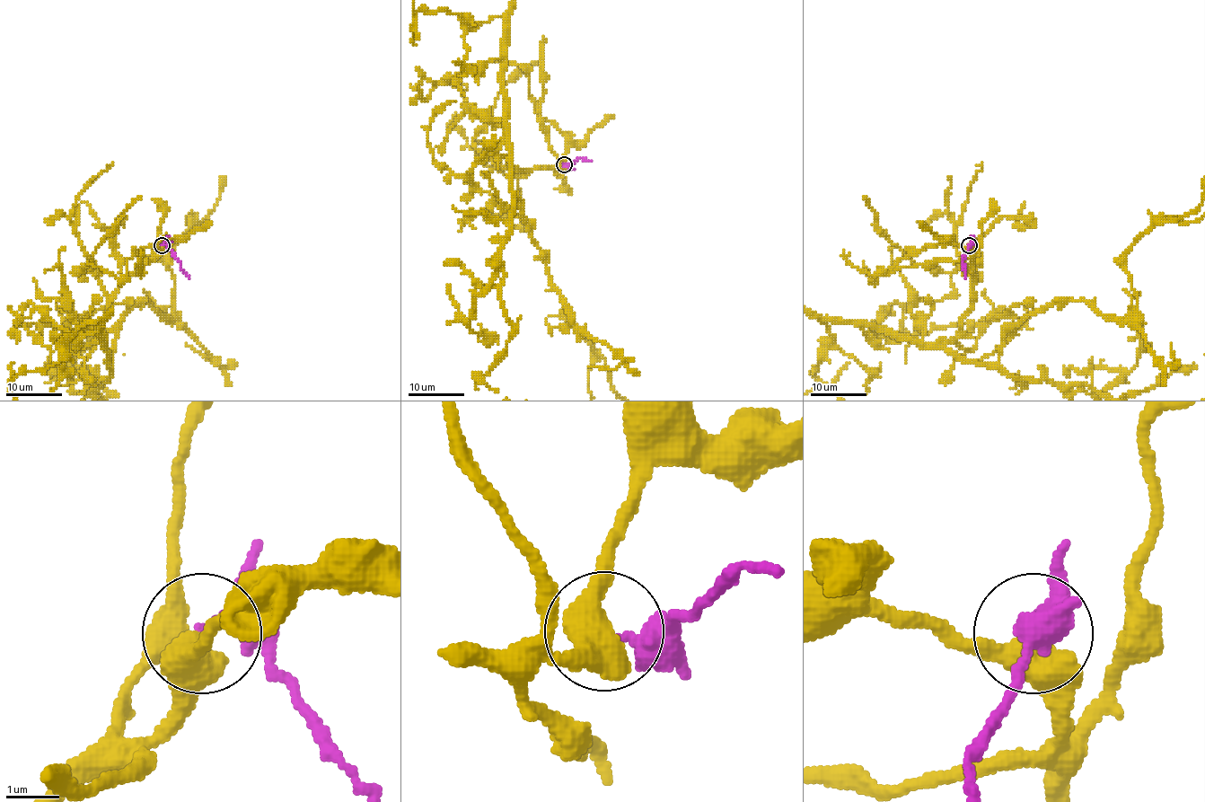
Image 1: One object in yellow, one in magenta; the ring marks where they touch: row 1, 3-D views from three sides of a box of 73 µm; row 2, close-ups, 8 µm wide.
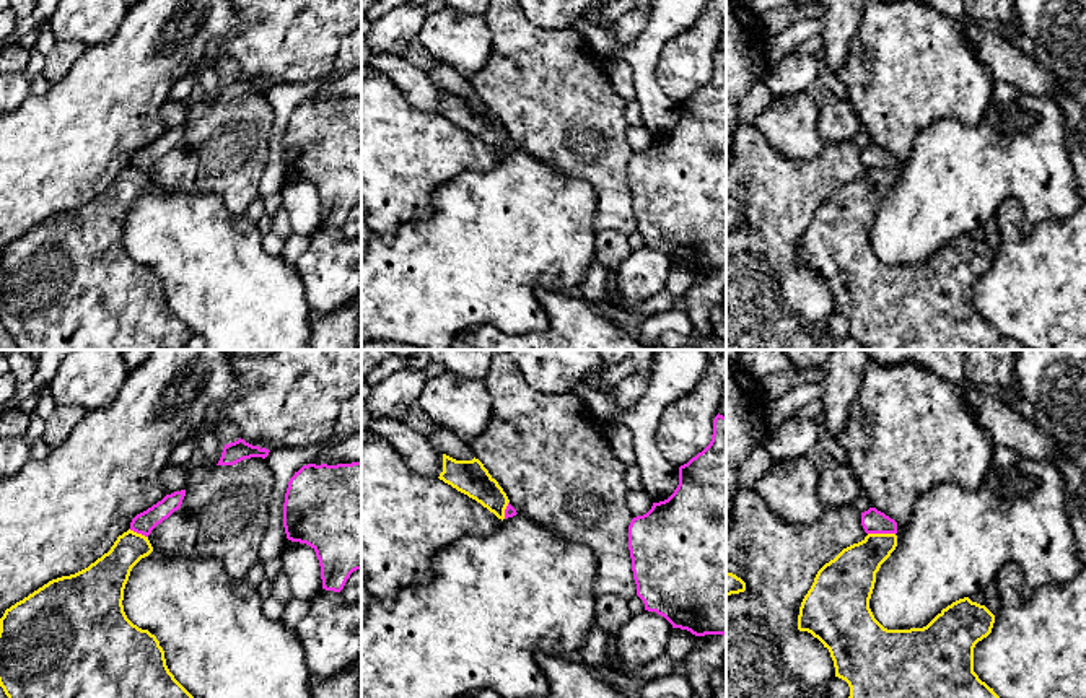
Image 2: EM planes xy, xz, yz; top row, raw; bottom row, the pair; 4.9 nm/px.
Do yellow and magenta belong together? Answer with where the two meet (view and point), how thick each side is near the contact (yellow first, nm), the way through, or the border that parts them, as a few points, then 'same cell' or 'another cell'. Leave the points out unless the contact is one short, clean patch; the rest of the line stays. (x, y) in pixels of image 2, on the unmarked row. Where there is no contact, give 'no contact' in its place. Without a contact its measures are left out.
contact yz (881, 170); calibres 240 and 120 nm; border yz (868, 168), (894, 170); another cell

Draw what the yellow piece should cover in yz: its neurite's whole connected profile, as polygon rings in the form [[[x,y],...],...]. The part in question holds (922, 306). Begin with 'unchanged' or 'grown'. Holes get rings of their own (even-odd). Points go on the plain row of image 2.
unchanged; [[[868,169],[843,184],[817,207],[799,242],[798,265],[811,268],[829,285],[835,312],[850,322],[848,335],[868,350],[1027,350],[1003,337],[974,308],[974,283],[995,259],[985,241],[964,233],[926,262],[910,265],[887,265],[874,254],[869,234],[876,208],[896,182],[896,169]]]

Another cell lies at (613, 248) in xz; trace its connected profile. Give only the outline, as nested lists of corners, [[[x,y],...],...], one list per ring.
[[[614,229],[598,231],[594,238],[596,262],[609,272],[615,272],[632,254],[628,234]]]

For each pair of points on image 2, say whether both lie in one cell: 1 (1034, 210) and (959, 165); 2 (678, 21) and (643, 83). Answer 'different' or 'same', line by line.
1: same
2: same

